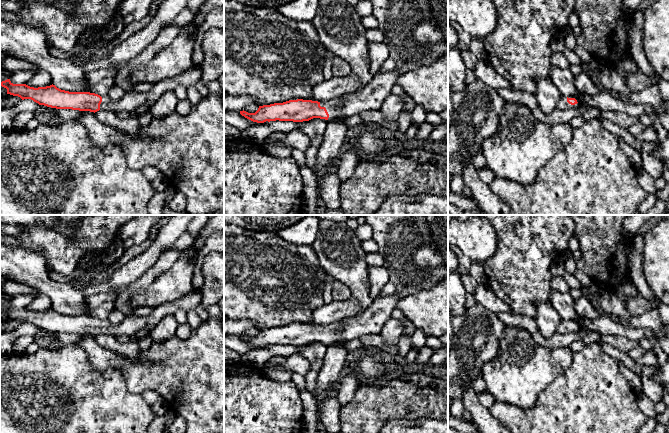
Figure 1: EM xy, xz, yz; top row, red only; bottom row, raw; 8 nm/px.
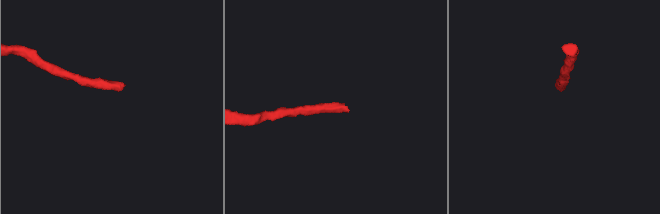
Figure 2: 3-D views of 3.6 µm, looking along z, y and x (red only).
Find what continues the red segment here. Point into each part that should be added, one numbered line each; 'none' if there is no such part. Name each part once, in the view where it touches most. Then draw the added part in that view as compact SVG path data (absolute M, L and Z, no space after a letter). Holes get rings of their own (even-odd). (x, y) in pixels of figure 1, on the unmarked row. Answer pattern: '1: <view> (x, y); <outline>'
1: xz (369, 321); M395 293L379 296L369 307L355 316L320 326L320 330L326 332L328 344L350 341L368 334L379 334L384 324L392 317L399 300Z

